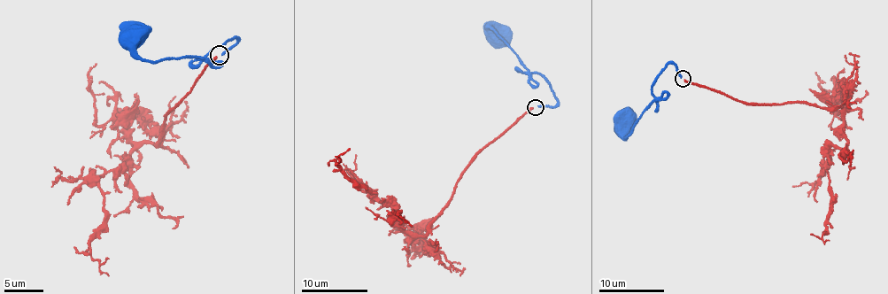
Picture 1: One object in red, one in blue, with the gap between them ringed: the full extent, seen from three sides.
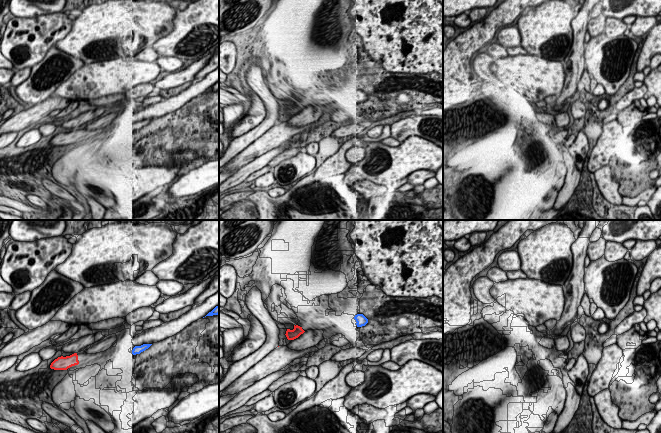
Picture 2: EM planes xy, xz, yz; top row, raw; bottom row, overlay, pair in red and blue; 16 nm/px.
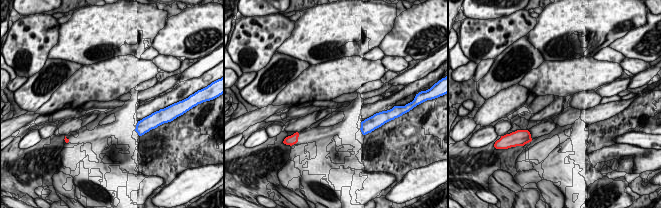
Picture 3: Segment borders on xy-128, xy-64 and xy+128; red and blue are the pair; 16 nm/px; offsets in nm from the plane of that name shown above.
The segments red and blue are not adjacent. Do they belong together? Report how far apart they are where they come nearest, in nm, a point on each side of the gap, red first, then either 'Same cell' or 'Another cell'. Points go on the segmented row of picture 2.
Distance 850 nm. Across: xz (304, 331), (354, 318). Same cell

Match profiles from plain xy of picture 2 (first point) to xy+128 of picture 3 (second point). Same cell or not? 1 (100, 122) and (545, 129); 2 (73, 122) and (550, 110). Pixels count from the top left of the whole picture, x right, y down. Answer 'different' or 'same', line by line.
1: same
2: same

